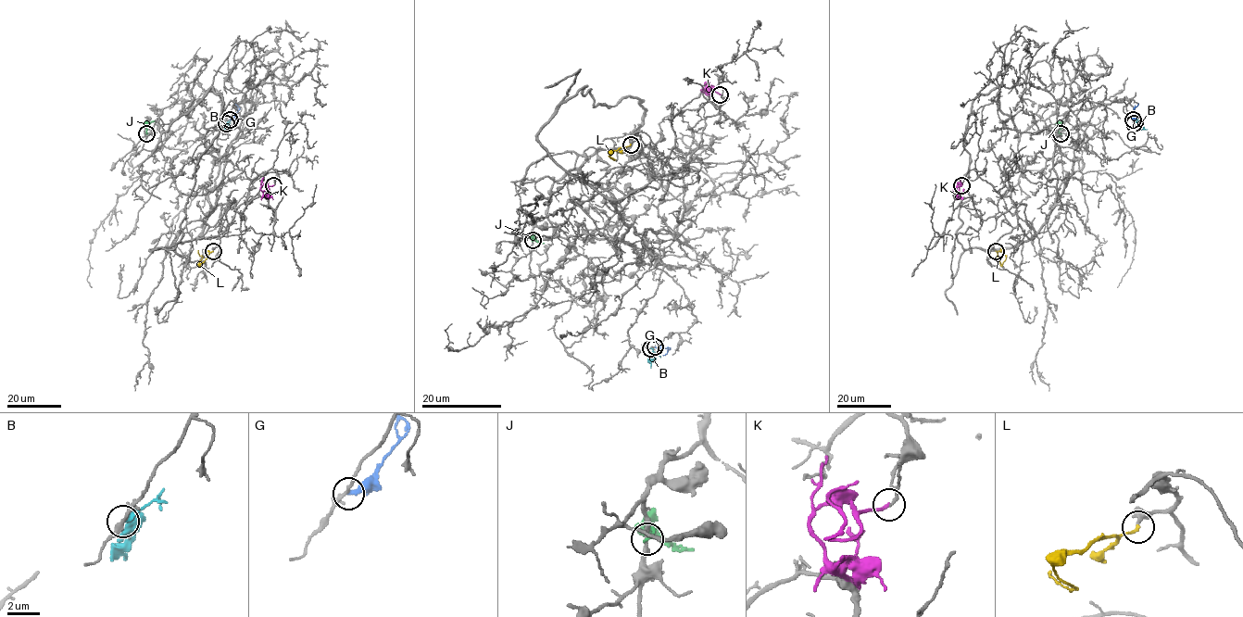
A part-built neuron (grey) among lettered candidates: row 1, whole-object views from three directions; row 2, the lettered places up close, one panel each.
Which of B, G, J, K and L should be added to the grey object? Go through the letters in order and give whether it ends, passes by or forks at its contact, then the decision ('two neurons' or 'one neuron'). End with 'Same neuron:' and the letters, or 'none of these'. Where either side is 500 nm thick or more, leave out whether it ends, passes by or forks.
B: it ends there; two neurons
G: it ends there; two neurons
J: it ends there; two neurons
K: it ends there; two neurons
L: it ends there; one neuron
Same neuron: L

